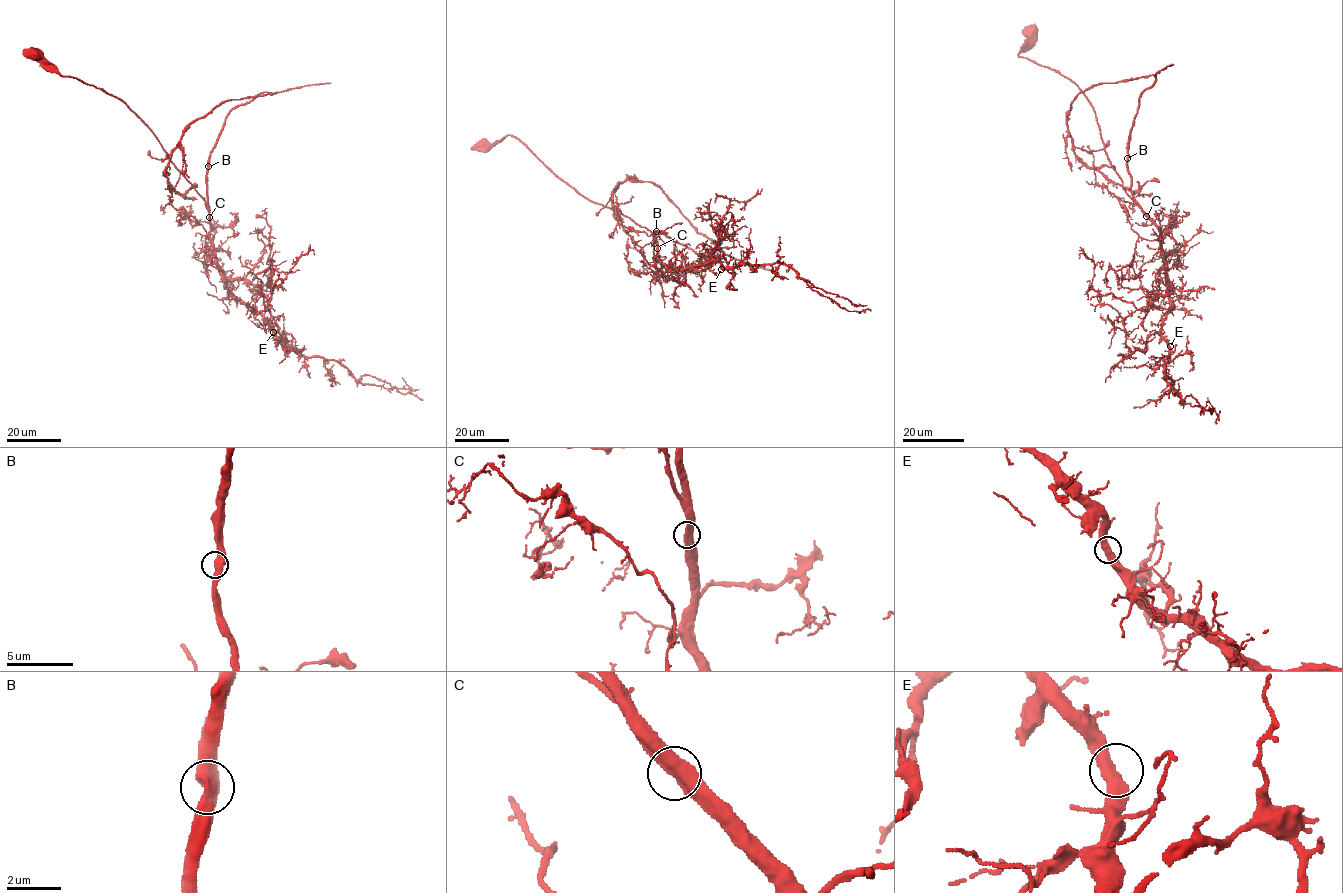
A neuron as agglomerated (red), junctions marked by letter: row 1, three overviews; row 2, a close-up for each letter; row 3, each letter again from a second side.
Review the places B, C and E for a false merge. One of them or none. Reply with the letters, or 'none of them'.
none of them

